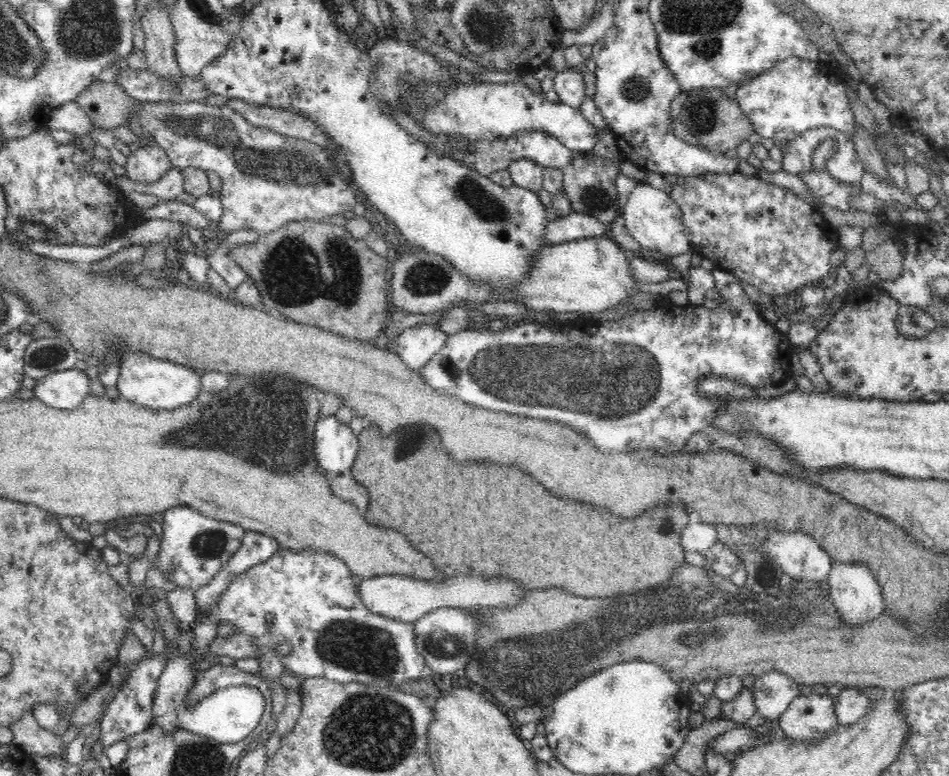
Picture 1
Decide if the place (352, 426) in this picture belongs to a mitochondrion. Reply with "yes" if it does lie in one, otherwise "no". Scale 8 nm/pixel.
no

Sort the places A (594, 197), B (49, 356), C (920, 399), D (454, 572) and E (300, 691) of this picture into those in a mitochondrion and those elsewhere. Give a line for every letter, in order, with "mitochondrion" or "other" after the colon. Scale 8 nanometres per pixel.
A: mitochondrion
B: mitochondrion
C: other
D: other
E: other

